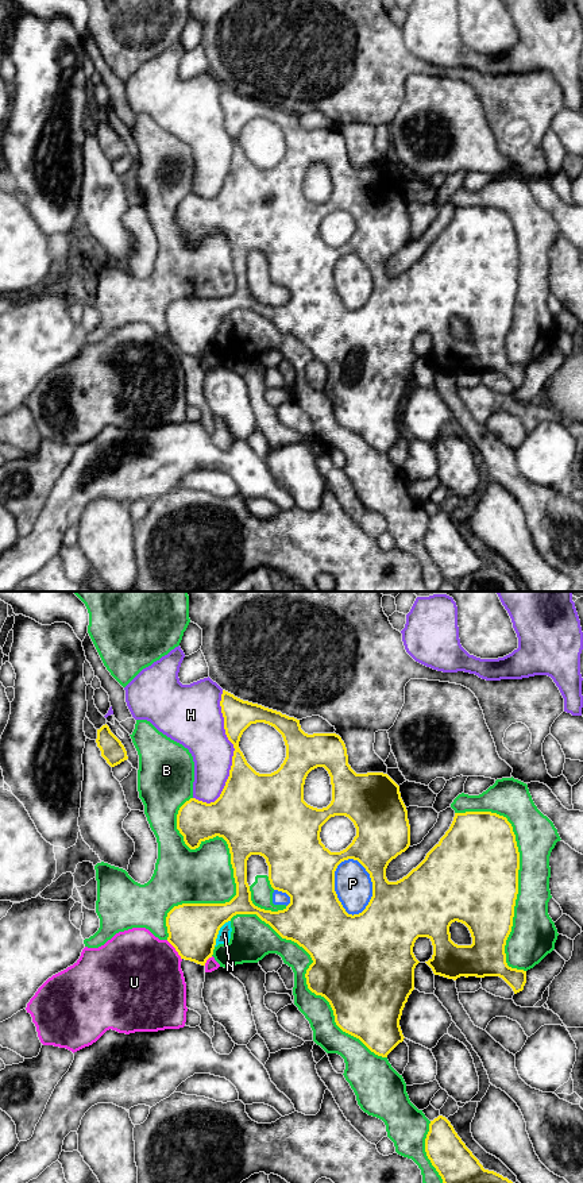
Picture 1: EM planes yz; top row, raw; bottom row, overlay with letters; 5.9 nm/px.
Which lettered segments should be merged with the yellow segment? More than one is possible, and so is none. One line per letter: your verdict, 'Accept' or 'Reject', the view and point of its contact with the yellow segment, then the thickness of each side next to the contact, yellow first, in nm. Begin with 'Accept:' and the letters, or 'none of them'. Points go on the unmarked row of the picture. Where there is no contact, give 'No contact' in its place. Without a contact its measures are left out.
Accept: none of them
B: Reject. Touches yellow at yz (234, 266). Thickness 280 nm (yellow) against 340 nm
H: Reject. Touches yellow at yz (235, 145). Thickness 260 nm (yellow) against 280 nm
N: Reject. Touches yellow at yz (217, 327). Thickness 300 nm (yellow) against 80 nm
P: Reject. Touches yellow at yz (334, 281). Thickness 360 nm (yellow) against 220 nm
U: Reject. Touches yellow at yz (176, 345). Thickness 300 nm (yellow) against 460 nm

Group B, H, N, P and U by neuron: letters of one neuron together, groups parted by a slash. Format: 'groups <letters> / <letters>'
groups B N P / H / U

